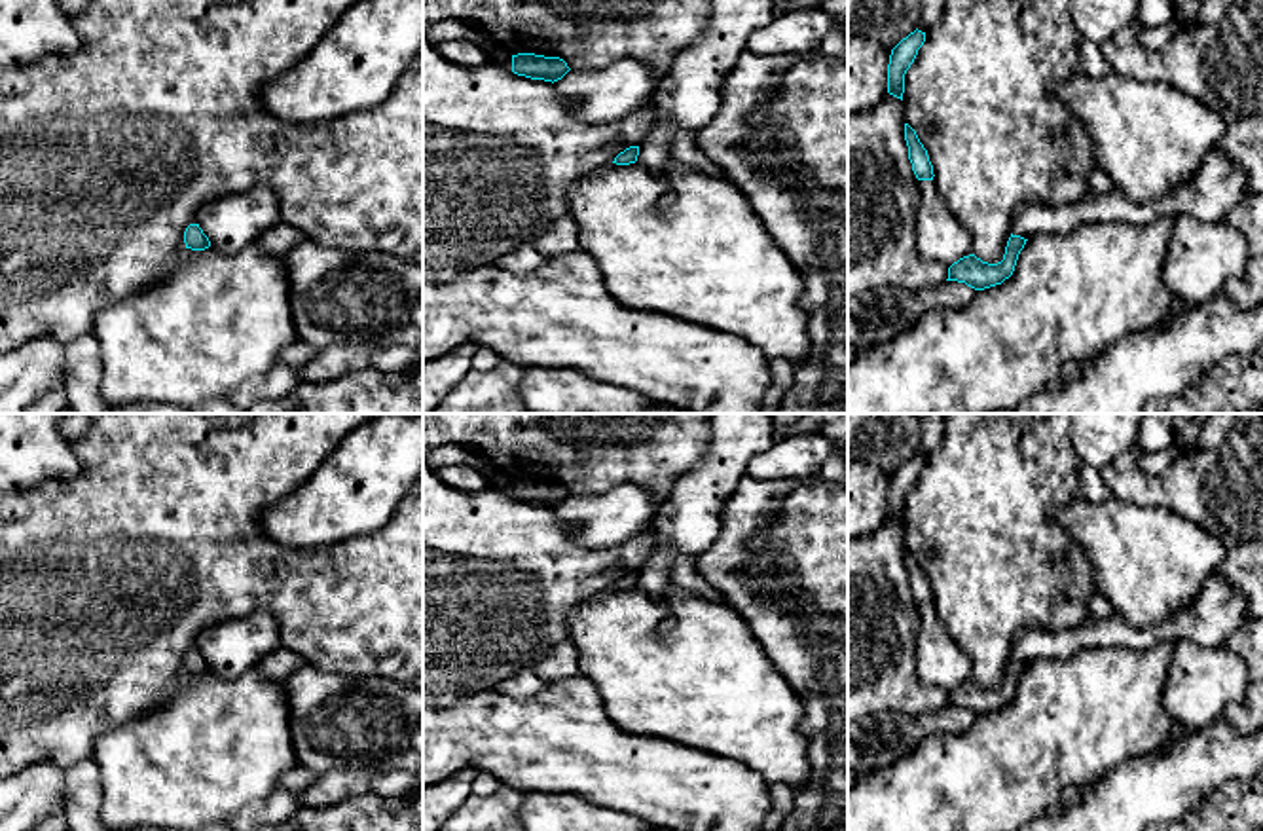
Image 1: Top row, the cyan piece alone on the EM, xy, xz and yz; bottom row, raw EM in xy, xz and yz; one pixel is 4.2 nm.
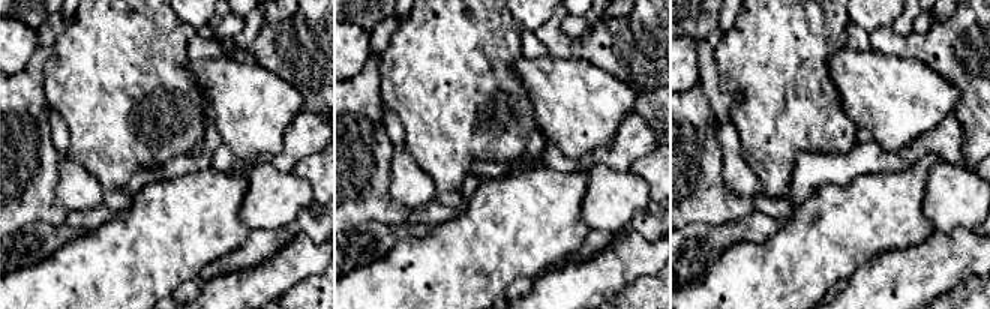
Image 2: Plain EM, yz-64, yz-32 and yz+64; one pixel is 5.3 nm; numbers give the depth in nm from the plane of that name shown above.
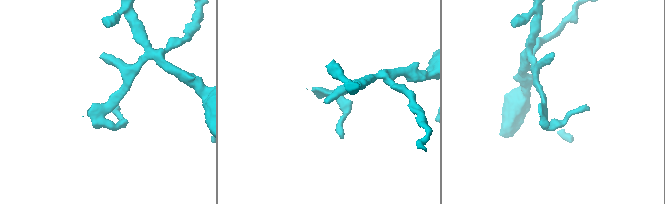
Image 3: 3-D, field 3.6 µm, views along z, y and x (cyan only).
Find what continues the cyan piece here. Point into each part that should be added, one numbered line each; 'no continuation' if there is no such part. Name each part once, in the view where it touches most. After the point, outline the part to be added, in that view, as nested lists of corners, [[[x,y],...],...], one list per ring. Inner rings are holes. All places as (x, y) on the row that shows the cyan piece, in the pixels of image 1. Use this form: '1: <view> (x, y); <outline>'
no continuation

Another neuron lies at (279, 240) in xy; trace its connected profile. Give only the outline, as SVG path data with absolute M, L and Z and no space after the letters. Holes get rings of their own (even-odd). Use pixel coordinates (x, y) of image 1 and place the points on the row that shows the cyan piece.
M281 220L271 230L264 231L256 245L262 249L264 254L271 258L283 258L294 245L307 239L298 228L290 226L288 222Z

